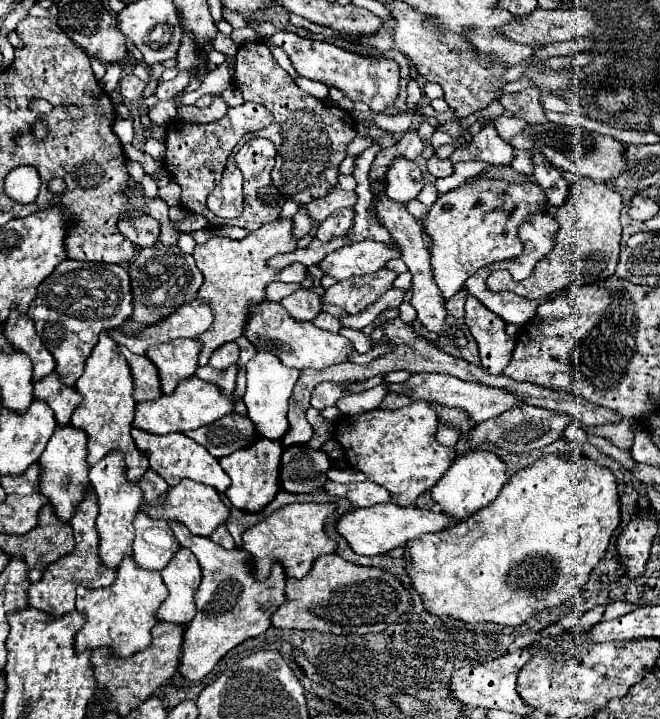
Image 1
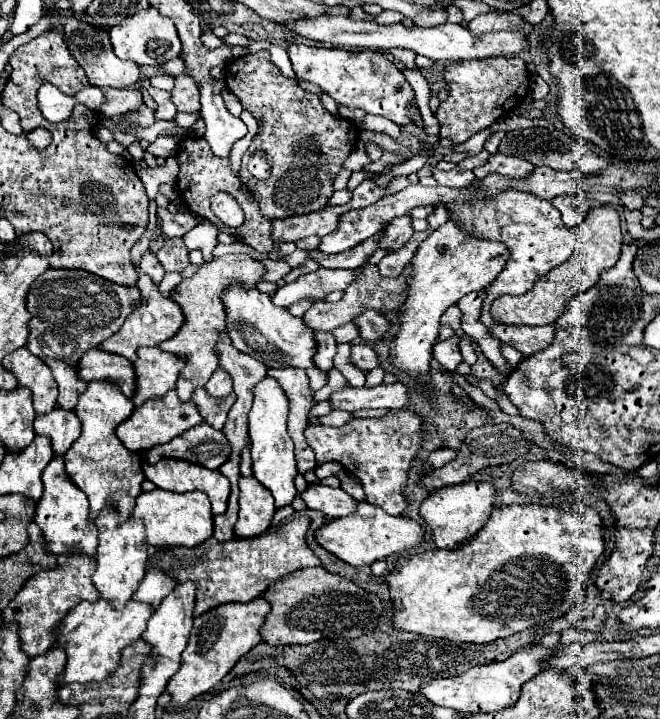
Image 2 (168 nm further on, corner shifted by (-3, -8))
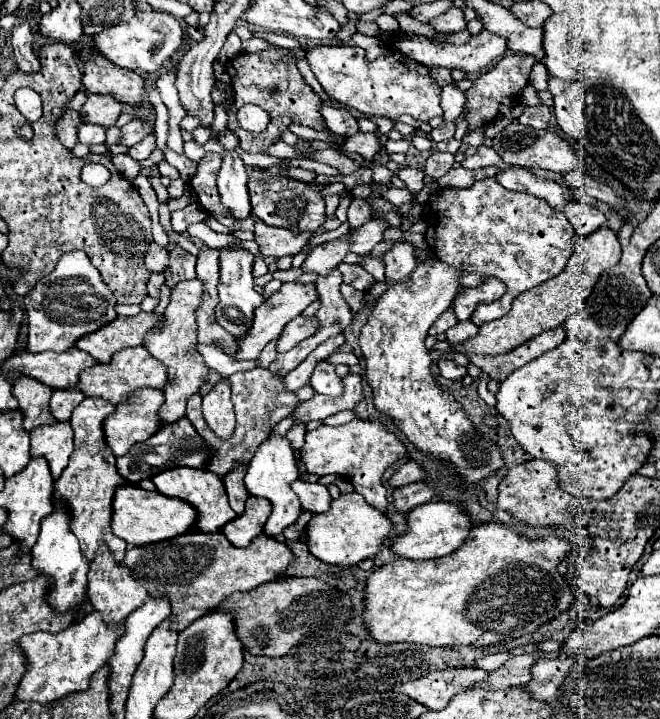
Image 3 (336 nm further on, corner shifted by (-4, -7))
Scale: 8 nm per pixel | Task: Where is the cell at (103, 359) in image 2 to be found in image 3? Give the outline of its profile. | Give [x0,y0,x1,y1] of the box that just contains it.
[2,347,98,389]

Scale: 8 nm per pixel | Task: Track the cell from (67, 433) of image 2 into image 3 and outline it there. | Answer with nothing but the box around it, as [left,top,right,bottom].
[30,421,74,479]

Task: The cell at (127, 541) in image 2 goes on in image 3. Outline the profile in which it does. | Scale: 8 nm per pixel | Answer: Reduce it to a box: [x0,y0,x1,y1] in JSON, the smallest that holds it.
[88,545,148,627]

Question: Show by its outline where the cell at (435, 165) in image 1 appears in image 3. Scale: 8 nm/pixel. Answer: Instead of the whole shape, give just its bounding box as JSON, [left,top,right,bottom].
[438,167,498,189]

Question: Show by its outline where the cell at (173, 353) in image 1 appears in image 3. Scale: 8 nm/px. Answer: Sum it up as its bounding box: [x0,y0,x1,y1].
[78,347,168,405]

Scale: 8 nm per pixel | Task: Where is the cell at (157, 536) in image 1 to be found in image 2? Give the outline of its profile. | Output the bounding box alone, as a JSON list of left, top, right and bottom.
[133,572,175,610]

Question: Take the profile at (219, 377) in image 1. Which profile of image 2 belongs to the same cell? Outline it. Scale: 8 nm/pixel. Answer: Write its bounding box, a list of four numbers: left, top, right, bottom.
[191,388,235,430]

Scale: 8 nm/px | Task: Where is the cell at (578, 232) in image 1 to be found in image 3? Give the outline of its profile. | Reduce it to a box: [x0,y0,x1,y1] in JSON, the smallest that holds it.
[454,227,620,355]

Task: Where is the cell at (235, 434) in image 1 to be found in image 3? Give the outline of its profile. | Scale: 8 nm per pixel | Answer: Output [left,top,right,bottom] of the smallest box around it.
[116,417,212,483]

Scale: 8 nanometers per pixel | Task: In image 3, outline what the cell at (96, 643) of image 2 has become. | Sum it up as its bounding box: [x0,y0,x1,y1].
[16,611,124,703]

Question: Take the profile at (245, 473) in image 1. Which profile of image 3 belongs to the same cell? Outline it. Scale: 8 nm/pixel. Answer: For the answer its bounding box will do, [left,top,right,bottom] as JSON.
[222,497,270,547]

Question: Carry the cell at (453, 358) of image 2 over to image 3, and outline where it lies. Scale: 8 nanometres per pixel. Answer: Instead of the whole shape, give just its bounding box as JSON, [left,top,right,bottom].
[438,357,466,381]

